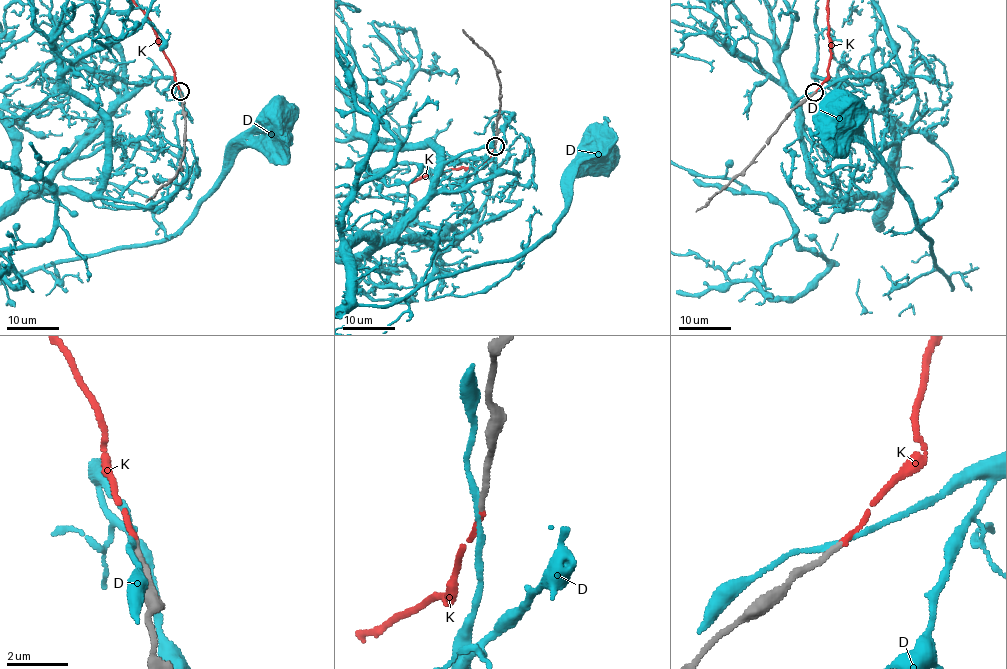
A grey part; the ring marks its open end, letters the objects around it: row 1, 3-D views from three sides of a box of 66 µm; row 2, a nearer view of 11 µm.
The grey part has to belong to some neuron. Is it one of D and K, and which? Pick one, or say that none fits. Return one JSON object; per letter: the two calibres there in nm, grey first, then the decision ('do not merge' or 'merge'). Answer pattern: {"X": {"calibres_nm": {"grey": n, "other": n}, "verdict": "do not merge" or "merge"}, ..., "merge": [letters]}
{"D": {"calibres_nm": {"grey": 190, "other": 160}, "verdict": "do not merge"}, "K": {"calibres_nm": {"grey": 180, "other": 160}, "verdict": "merge"}, "merge": ["K"]}

